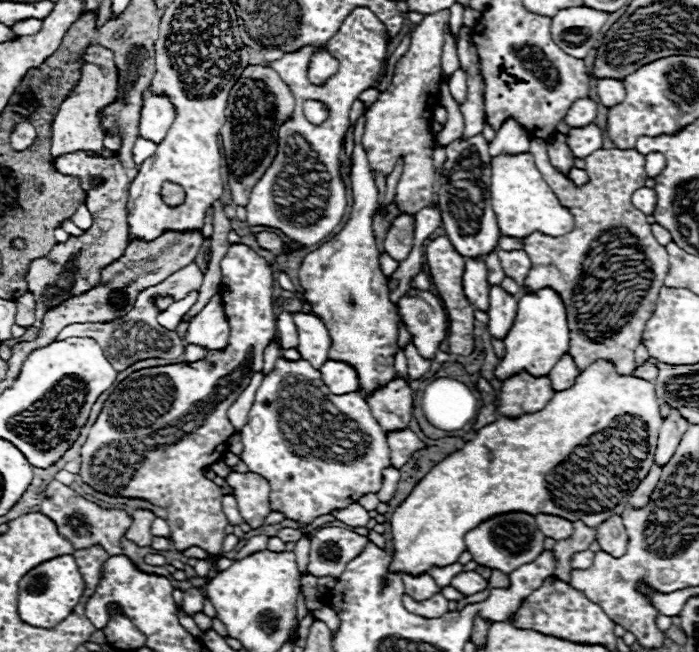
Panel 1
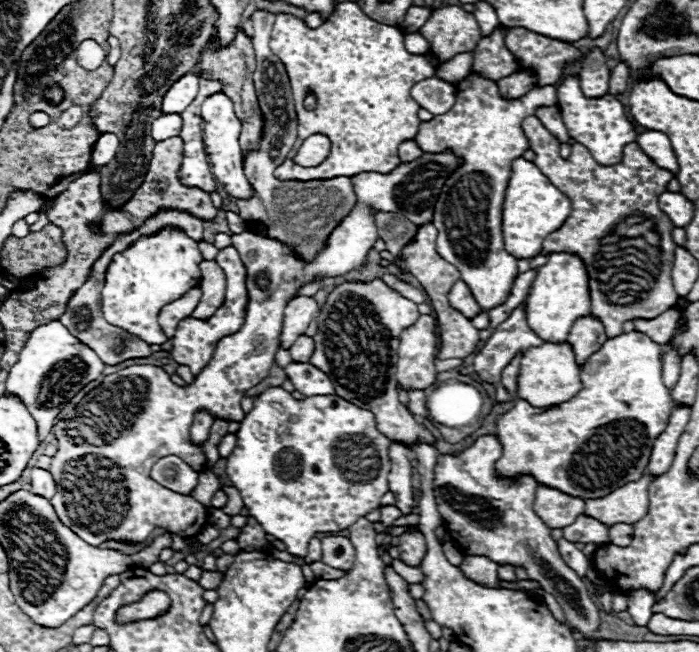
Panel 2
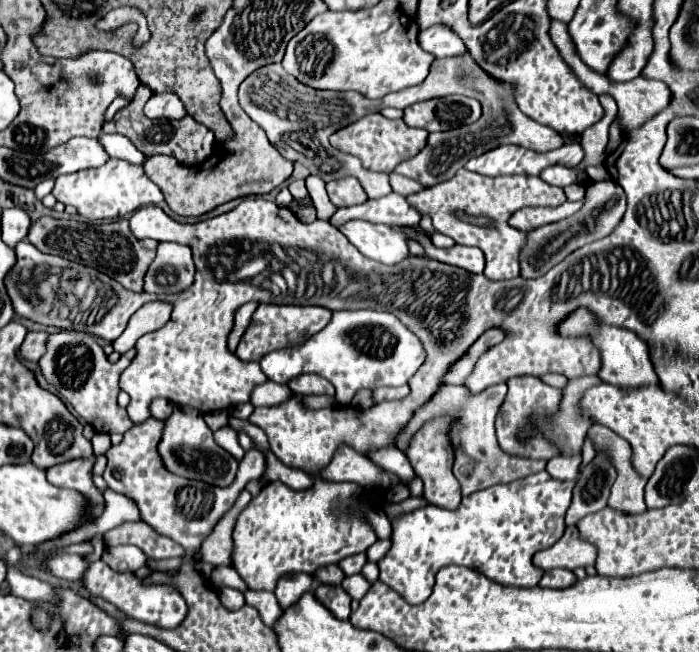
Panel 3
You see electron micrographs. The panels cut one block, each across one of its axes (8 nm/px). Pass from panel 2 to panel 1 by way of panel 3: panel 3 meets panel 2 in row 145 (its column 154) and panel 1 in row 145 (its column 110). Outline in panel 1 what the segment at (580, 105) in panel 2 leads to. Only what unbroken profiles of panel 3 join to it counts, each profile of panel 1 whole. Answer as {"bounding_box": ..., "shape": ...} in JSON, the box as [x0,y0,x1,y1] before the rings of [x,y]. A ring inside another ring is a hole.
{"bounding_box":[568,124,604,158],"shape":[[[588,124],[586,128],[570,128],[568,146],[576,158],[586,158],[592,152],[600,150],[604,144],[602,130],[596,124]]]}

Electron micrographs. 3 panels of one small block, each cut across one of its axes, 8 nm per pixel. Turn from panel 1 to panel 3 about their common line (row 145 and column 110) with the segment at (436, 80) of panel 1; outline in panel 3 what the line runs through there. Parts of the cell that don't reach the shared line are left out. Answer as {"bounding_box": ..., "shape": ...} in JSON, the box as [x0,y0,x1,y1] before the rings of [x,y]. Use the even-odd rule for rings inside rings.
{"bounding_box":[40,330,136,434],"shape":[[[56,330],[48,338],[48,350],[40,358],[40,368],[46,380],[56,388],[58,396],[72,404],[72,408],[96,430],[106,434],[124,434],[128,428],[132,428],[132,422],[126,414],[126,408],[120,408],[116,402],[116,396],[120,392],[118,378],[124,372],[124,368],[132,362],[136,356],[136,348],[122,354],[118,362],[108,362],[104,350],[100,344],[90,336],[88,332],[72,332],[72,330]]]}

